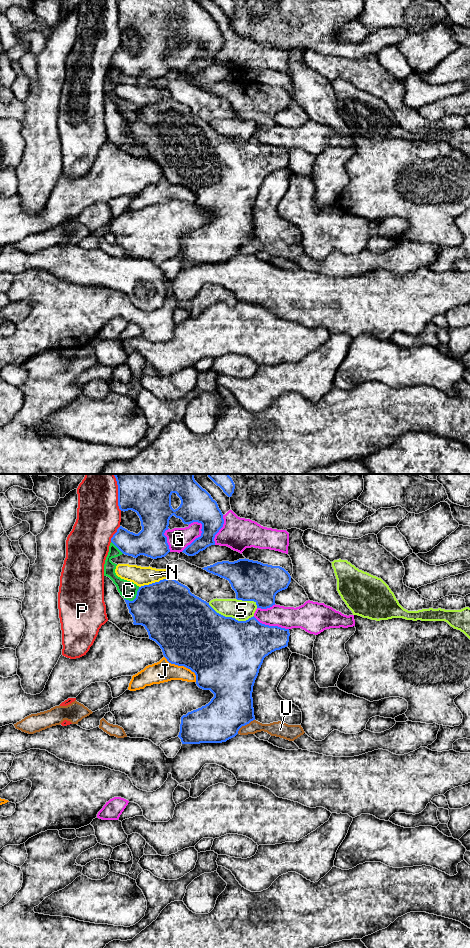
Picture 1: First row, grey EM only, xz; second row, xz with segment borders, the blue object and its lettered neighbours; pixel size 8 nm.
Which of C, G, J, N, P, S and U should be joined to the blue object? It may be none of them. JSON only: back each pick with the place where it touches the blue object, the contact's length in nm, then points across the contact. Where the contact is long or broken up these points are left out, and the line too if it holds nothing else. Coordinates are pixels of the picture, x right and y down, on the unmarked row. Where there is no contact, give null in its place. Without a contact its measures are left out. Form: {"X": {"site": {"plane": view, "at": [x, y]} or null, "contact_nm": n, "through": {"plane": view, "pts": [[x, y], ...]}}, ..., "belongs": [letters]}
{"belongs": []}

